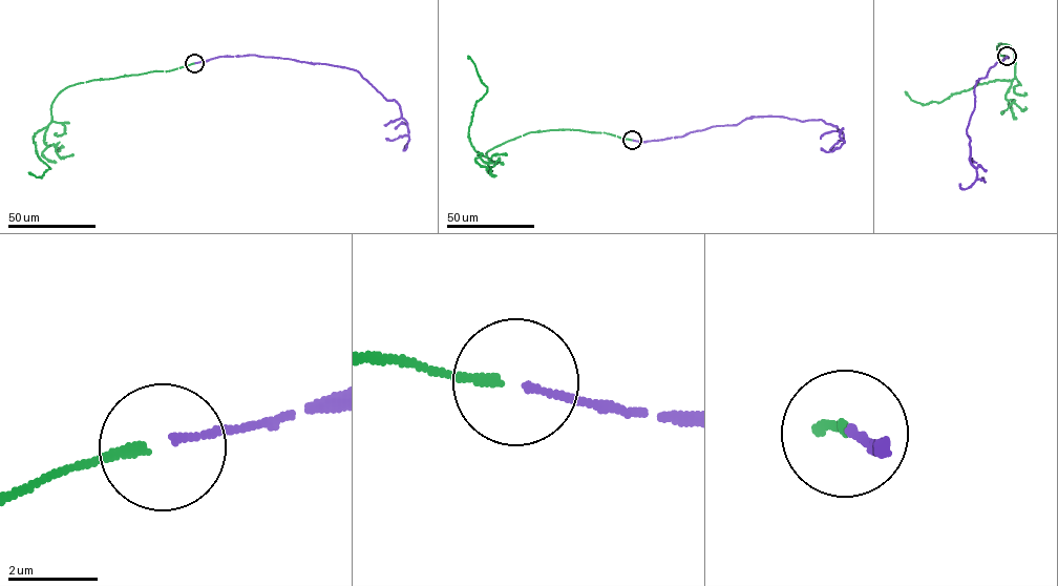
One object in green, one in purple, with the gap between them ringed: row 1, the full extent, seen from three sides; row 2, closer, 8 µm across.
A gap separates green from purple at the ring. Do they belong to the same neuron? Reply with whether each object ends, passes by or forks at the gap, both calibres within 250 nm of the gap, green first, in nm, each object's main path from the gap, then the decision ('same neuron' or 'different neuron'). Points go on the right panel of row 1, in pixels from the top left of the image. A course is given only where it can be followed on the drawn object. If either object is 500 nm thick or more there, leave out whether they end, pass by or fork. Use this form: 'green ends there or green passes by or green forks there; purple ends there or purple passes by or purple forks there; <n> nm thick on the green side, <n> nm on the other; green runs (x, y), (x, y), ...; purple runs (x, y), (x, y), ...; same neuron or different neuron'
green ends there; purple ends there; 220 nm thick on the green side, 150 nm on the other; green runs (1006, 56), (998, 54), (1000, 43), (1013, 51), (1011, 80), (977, 84), (925, 104), (905, 91); purple runs (1007, 56), (975, 86), (967, 133), (969, 160), (976, 178), (985, 182), (981, 178); same neuron

